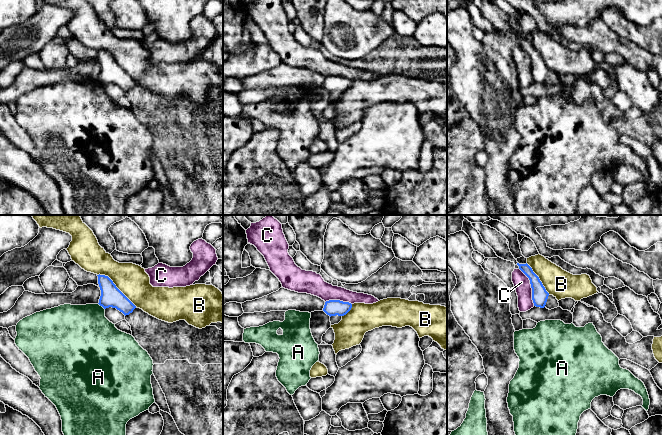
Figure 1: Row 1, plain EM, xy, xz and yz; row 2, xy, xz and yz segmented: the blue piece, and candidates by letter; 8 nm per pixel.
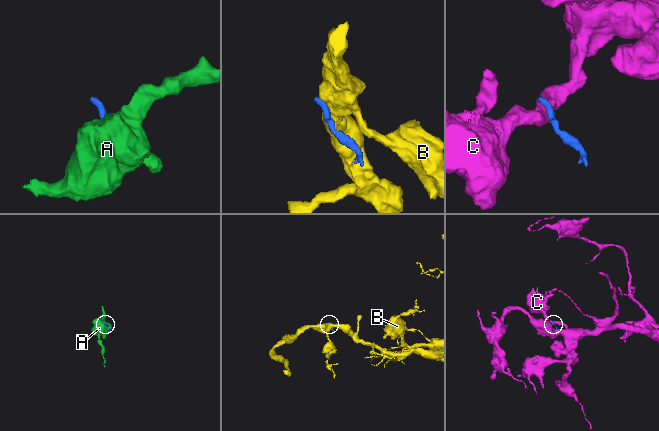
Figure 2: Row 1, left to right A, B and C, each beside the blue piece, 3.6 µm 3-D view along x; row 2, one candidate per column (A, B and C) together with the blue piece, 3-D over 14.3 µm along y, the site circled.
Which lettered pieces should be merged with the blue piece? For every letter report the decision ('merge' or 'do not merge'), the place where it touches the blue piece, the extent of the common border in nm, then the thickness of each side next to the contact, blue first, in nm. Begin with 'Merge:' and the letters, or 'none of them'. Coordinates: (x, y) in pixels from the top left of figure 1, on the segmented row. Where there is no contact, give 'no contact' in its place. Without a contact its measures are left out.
Merge: none of them
A: do not merge; meets blue in xy at (101, 305); contact 80 nm long; 170 nm thick on the blue side, 420 nm on the other
B: do not merge; meets blue in xy at (115, 286); contact 420 nm long; 170 nm thick on the blue side, 260 nm on the other
C: do not merge; meets blue in yz at (531, 287); contact 320 nm long; 130 nm thick on the blue side, 130 nm on the other

